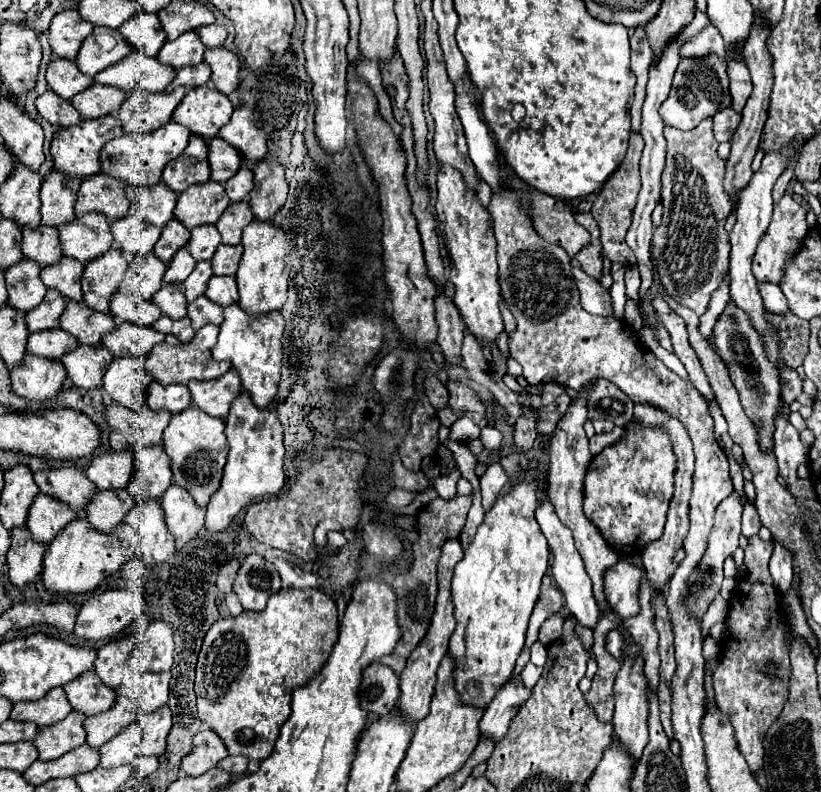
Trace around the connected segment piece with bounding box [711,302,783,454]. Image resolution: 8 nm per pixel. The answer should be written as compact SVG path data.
M729 302L717 318L711 336L713 344L719 348L723 360L727 362L727 370L733 386L739 392L743 410L757 428L761 450L767 454L773 452L771 436L775 432L775 416L783 412L783 402L779 400L779 370L775 368L775 364L771 364L771 360L767 360L767 350L763 348L763 340L759 340L759 332L751 328L751 320L747 320L747 314L733 302Z

